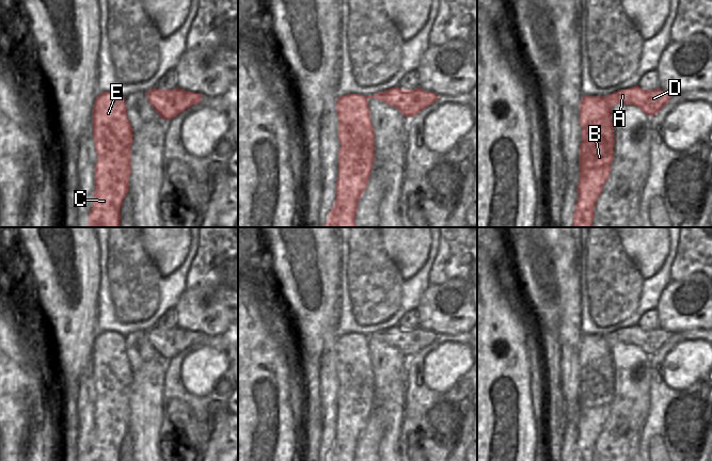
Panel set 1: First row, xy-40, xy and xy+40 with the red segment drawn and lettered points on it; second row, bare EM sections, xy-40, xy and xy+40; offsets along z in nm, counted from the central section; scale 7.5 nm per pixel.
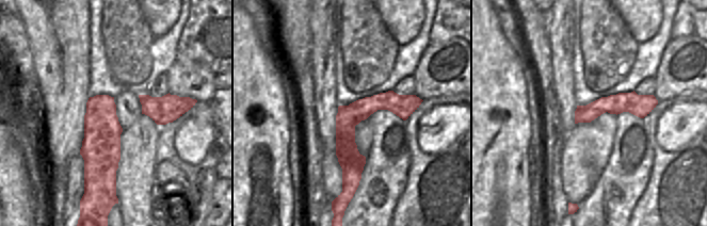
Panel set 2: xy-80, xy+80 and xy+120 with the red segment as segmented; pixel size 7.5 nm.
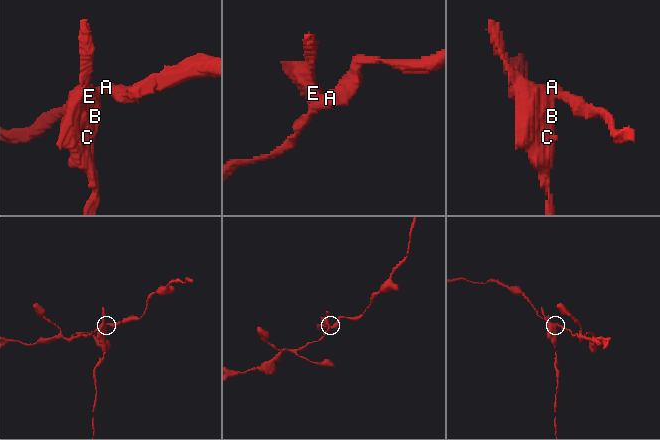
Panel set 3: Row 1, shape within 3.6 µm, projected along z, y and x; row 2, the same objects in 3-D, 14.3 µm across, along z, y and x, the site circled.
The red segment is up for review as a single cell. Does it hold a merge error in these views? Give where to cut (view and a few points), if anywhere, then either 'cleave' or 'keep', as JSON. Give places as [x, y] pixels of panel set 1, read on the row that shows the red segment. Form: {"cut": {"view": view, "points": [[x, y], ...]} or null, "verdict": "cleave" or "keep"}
{"cut": {"view": "xy+40", "points": [[603, 96], [610, 107]]}, "verdict": "cleave"}

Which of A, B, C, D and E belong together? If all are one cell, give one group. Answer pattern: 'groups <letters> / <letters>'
groups A D / B C E

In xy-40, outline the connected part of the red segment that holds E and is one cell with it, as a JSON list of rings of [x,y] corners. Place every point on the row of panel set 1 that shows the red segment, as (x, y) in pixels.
[[[102,92],[92,108],[92,138],[96,150],[94,191],[88,214],[88,227],[120,227],[120,208],[128,192],[130,176],[130,146],[132,129],[126,116],[124,97],[114,92]]]

